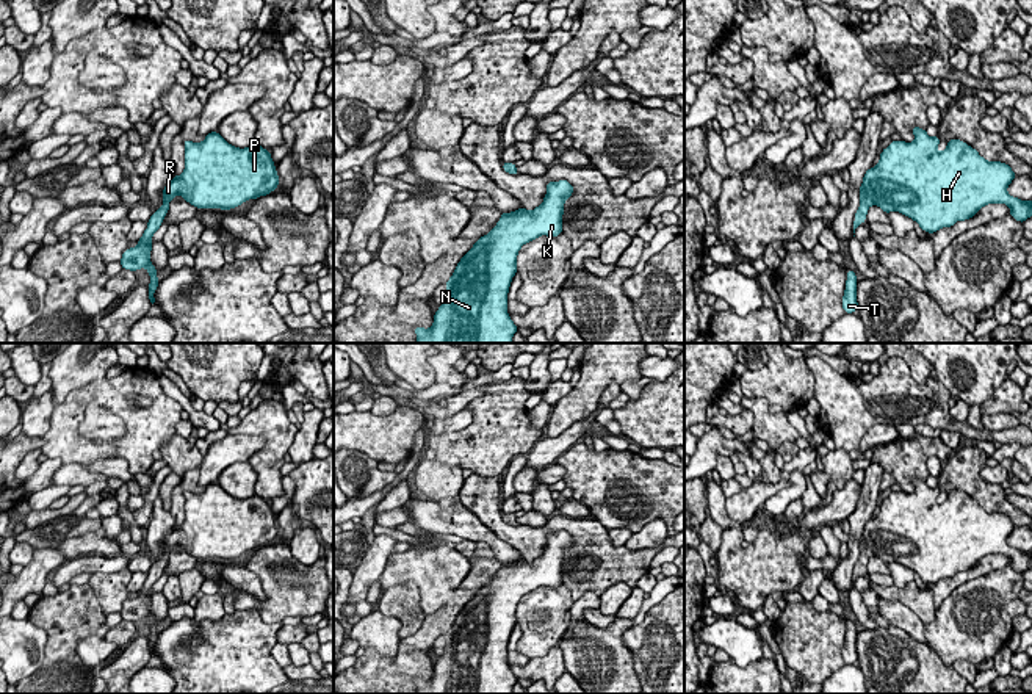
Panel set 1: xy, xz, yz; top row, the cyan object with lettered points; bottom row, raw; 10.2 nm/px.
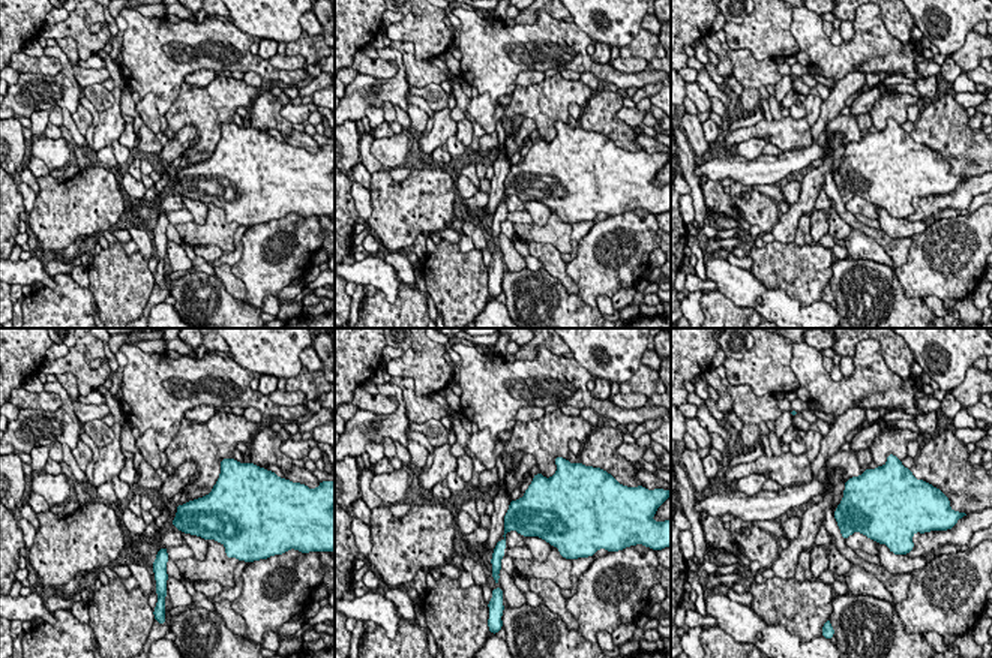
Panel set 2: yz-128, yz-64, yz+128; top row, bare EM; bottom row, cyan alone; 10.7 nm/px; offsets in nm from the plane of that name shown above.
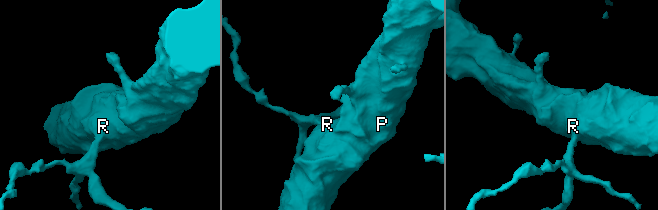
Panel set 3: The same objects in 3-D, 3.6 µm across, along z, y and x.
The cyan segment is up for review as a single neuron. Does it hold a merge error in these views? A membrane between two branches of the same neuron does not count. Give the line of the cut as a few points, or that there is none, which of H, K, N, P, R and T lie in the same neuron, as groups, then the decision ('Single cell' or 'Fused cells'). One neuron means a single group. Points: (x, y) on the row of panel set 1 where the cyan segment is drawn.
No split. Groups: H K N P R T. Single cell

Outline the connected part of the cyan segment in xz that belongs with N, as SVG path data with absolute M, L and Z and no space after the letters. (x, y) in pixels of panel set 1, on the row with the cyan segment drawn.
M567 180L548 182L539 207L501 213L496 226L467 251L445 284L445 302L434 313L434 324L429 329L413 327L417 343L512 343L518 329L507 313L507 293L517 273L518 251L542 235L561 235L564 204L572 193L573 186Z

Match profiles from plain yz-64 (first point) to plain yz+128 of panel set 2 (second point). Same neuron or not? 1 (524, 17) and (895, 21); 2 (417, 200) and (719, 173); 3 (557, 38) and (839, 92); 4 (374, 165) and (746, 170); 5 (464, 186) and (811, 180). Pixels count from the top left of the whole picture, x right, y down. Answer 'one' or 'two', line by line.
1: one
2: two
3: two
4: two
5: two

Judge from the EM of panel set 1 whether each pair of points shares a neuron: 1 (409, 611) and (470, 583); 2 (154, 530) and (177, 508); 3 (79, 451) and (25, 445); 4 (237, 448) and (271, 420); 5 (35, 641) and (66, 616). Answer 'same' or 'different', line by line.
1: different
2: different
3: different
4: different
5: different

